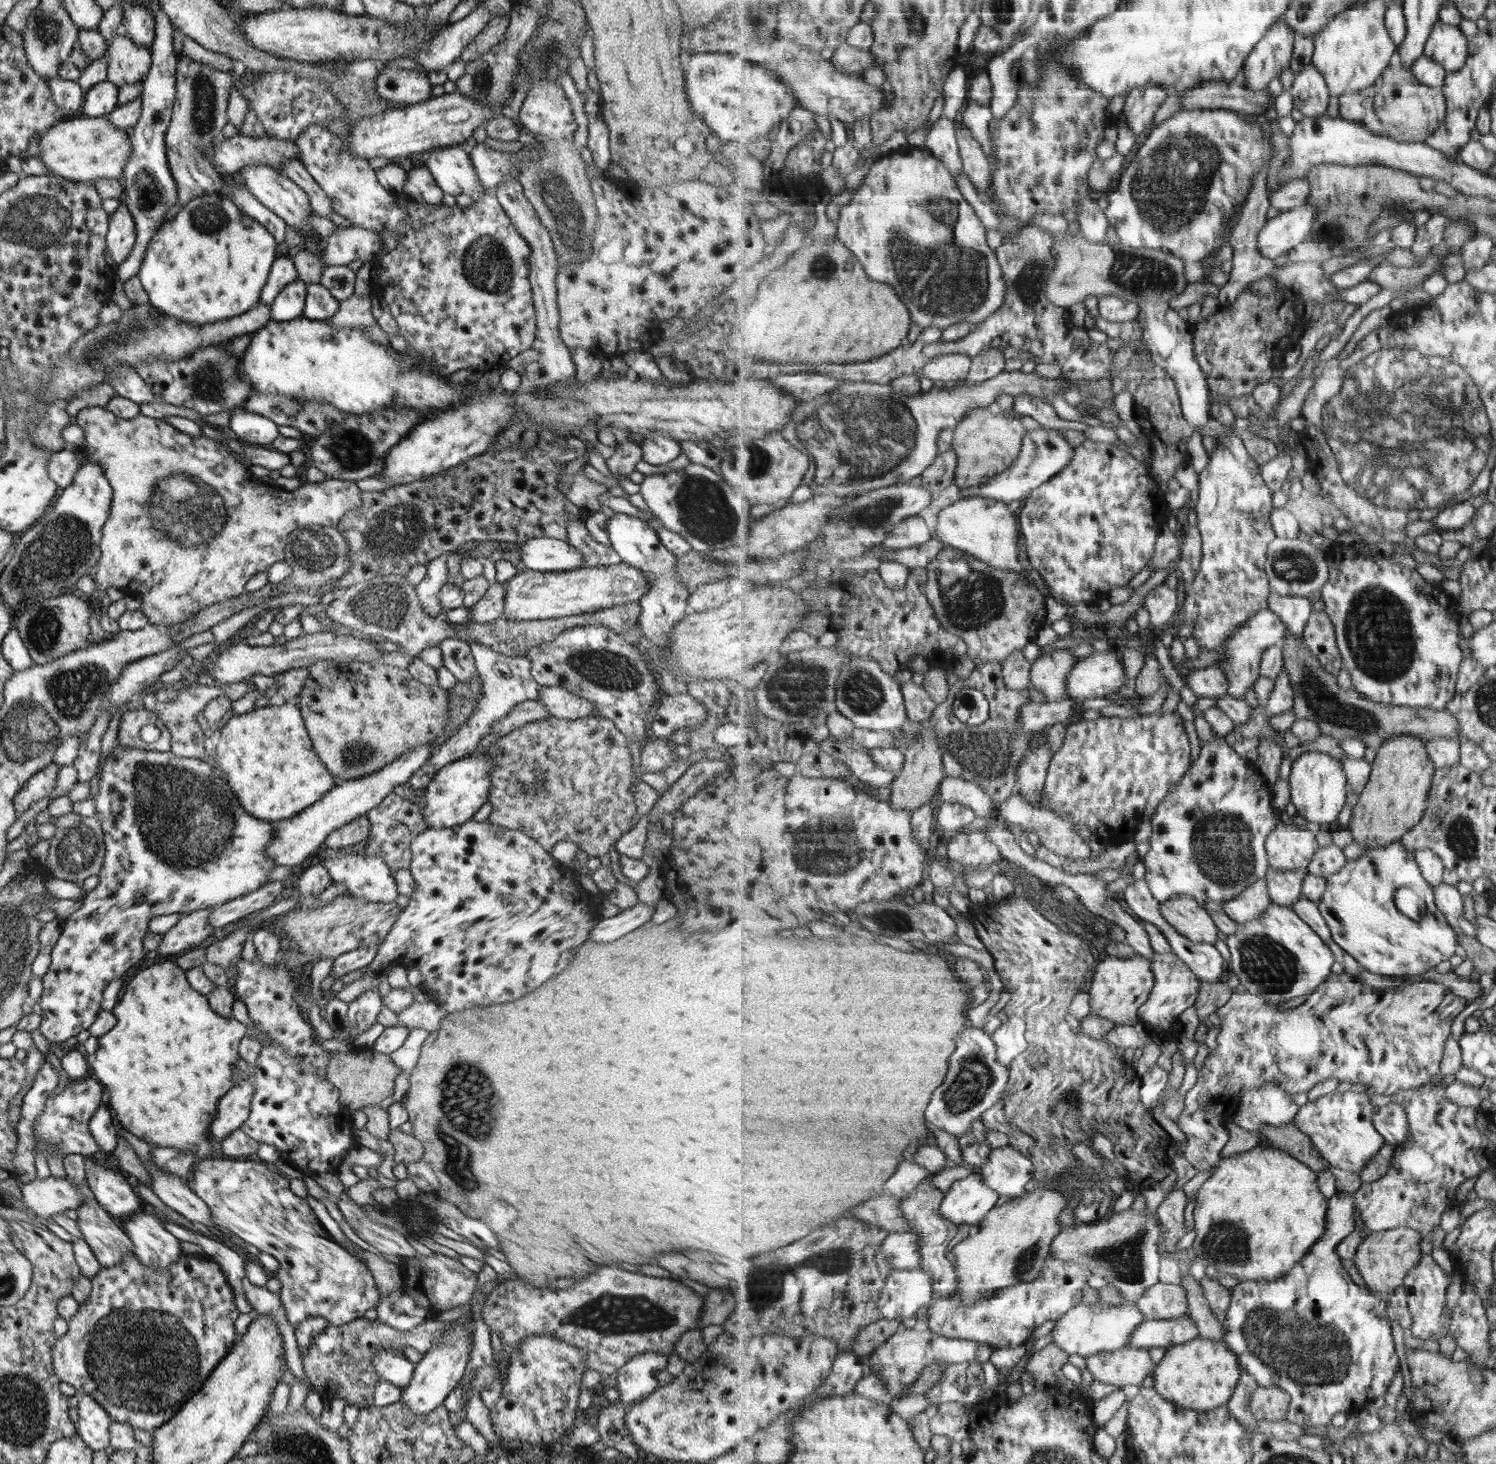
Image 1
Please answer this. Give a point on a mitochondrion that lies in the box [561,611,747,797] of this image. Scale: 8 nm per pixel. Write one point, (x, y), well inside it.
(606, 668)

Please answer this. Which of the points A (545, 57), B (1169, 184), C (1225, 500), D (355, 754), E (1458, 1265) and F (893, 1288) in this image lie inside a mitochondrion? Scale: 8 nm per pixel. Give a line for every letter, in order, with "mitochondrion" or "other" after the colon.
A: mitochondrion
B: mitochondrion
C: other
D: mitochondrion
E: other
F: other

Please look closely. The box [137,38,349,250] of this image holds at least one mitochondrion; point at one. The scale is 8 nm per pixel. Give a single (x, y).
(204, 100)

